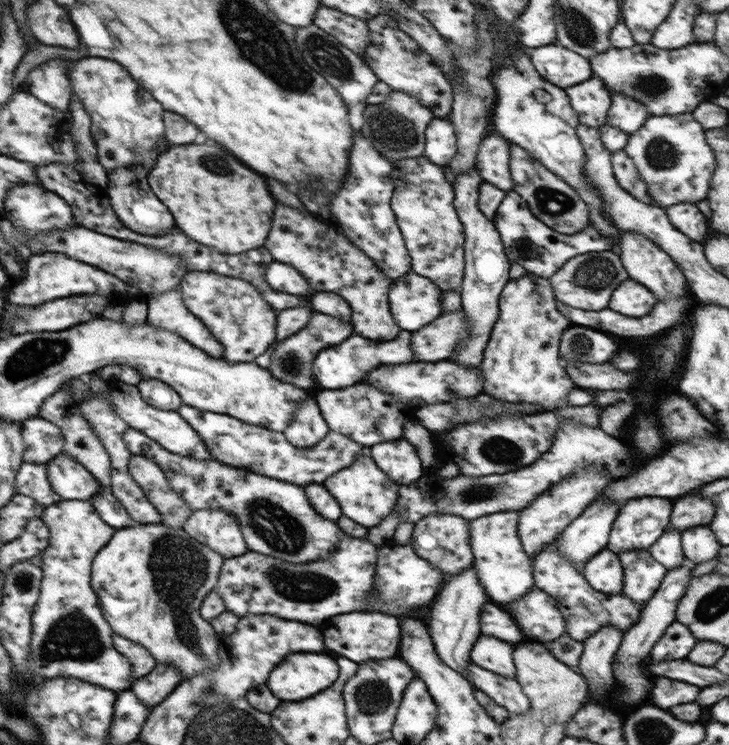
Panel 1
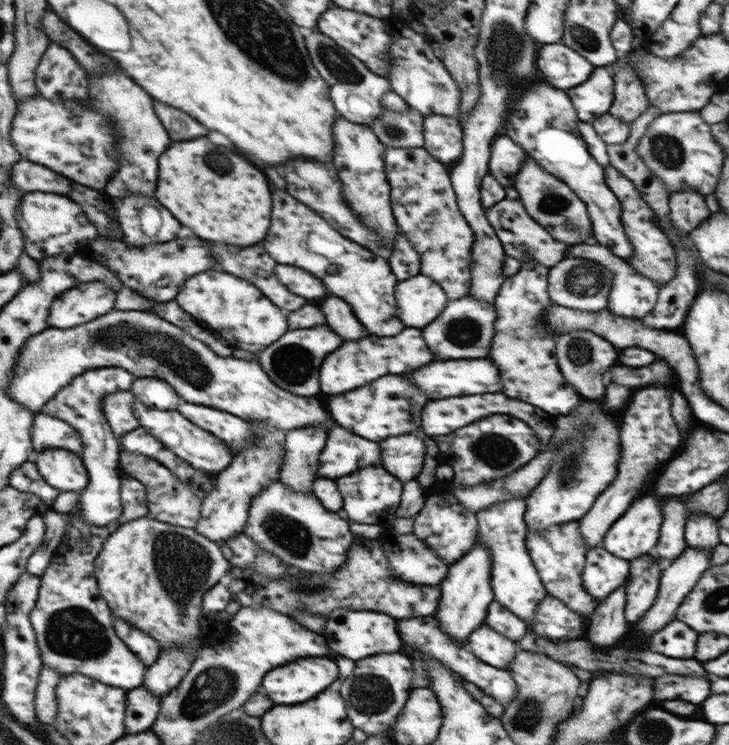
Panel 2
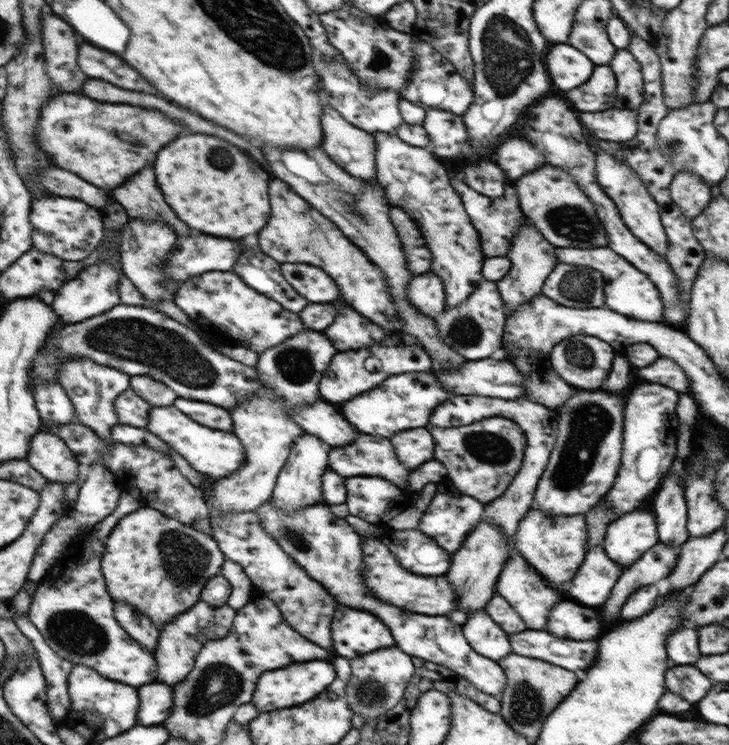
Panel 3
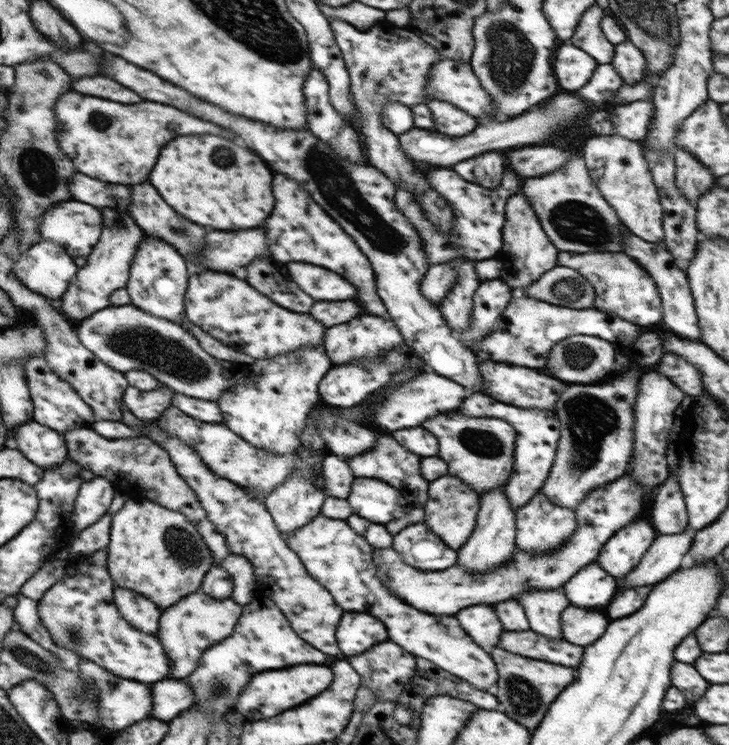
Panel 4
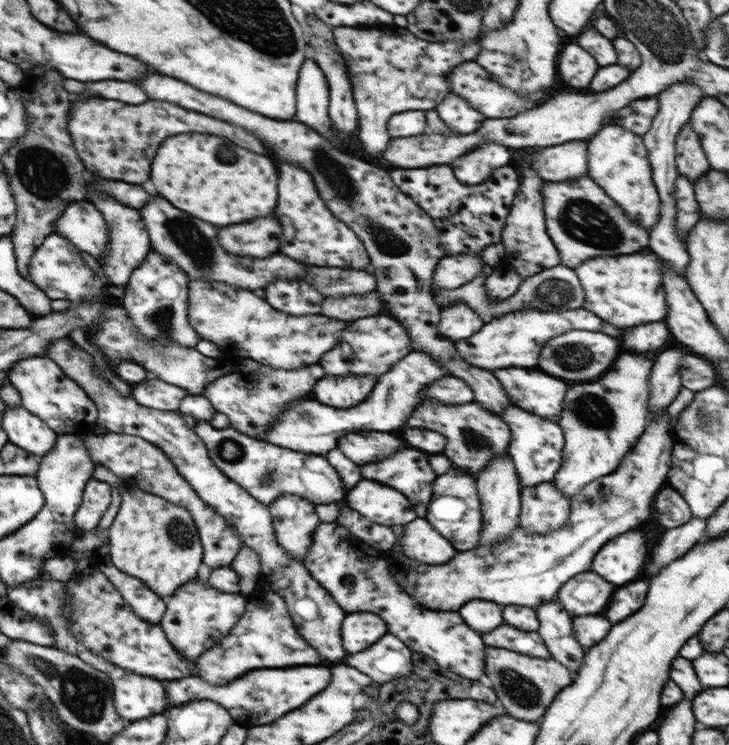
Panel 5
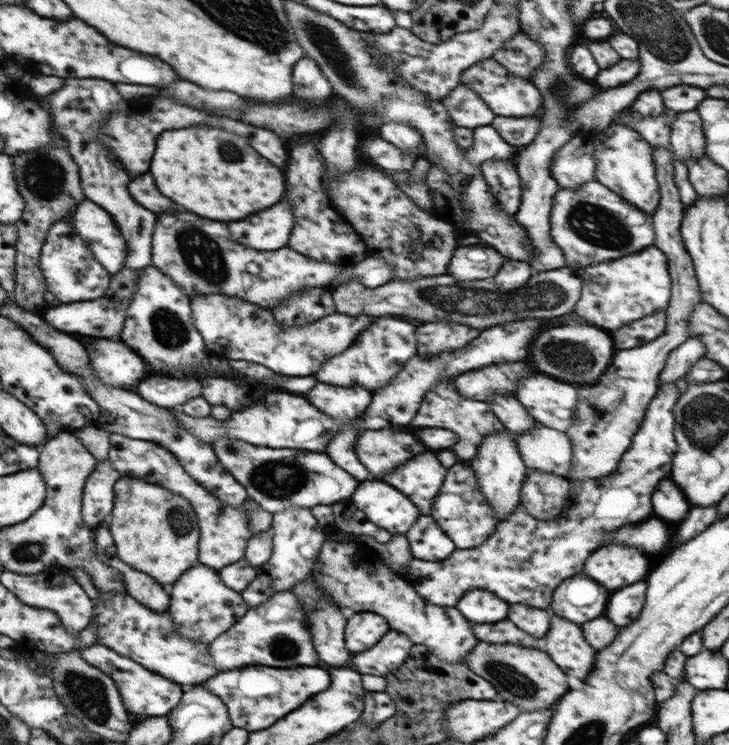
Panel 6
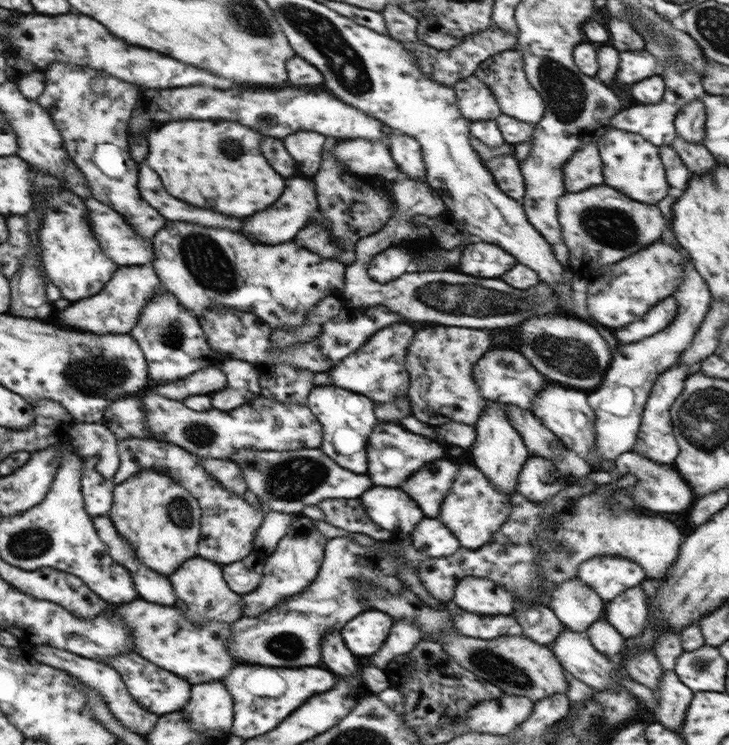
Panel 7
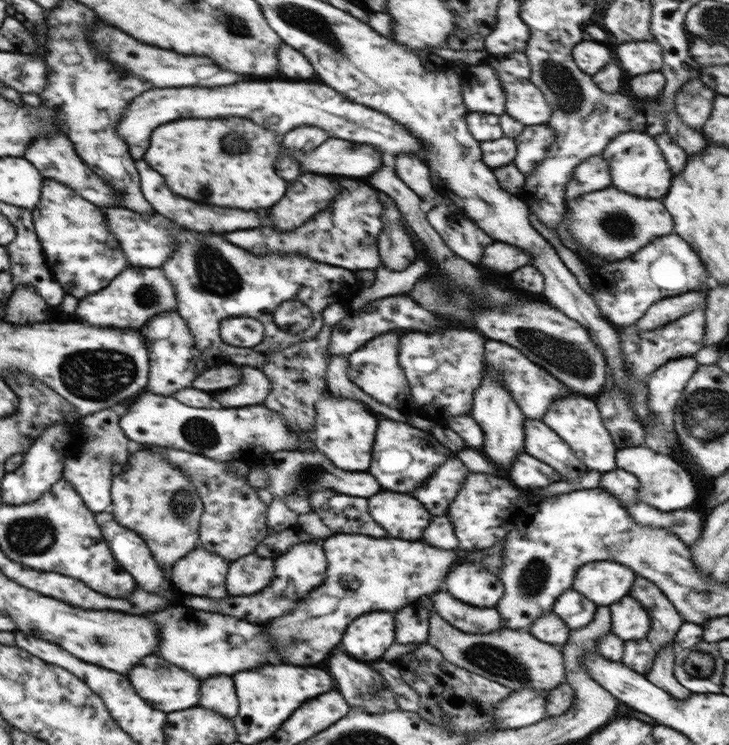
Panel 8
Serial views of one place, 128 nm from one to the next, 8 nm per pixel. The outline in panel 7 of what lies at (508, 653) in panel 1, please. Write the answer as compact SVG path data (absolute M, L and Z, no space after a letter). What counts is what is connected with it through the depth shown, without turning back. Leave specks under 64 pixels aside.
M474 576L460 579L454 587L454 605L483 615L512 614L515 595L492 580Z

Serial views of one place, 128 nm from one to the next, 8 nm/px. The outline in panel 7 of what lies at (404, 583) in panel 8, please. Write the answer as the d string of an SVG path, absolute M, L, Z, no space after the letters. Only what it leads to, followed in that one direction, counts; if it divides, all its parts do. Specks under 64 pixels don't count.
M350 537L327 539L322 566L314 582L302 592L286 598L286 604L277 604L256 618L240 617L234 626L230 626L230 638L226 640L226 649L238 657L240 662L280 666L280 668L300 668L316 666L322 660L322 638L332 630L342 630L344 624L364 610L372 609L372 603L360 596L358 583L372 584L374 588L384 590L388 596L402 592L402 579L396 577L402 562L412 566L416 572L420 568L420 550L412 544L400 544L396 547L402 552L402 559L394 559L394 547L365 547Z

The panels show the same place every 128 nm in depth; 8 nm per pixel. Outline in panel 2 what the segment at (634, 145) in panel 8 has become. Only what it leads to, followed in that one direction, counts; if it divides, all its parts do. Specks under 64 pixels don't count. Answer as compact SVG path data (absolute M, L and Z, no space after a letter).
M608 165L603 168L606 184L620 200L622 206L621 222L625 234L634 246L634 257L627 260L634 269L638 269L642 275L650 278L660 287L668 284L676 275L675 251L665 232L661 230L658 221L650 205L642 199L642 193L636 189L636 185L622 175L618 169Z

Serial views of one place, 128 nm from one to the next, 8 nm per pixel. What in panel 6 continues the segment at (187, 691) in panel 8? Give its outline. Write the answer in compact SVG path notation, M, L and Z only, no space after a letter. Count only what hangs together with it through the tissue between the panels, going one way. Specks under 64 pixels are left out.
M93 644L81 650L81 657L104 672L115 682L119 690L120 698L132 718L167 716L182 701L185 686L170 682L160 674L150 672L148 668L142 668L142 664L134 659L120 655L120 653L106 647L106 645Z

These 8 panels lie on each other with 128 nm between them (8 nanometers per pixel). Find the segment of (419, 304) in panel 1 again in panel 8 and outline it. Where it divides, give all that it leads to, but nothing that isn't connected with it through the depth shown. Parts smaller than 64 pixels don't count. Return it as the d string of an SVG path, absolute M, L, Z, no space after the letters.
M495 242L485 249L484 257L476 263L476 266L481 270L489 270L496 274L508 276L516 268L526 266L530 262L533 262L533 257L529 252L504 242Z

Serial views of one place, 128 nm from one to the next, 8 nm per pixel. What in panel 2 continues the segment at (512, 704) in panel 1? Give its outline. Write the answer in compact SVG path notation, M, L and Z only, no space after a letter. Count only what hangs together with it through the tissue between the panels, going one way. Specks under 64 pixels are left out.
M404 618L404 620L396 620L396 624L398 624L398 634L406 646L442 662L444 666L454 670L465 681L476 685L482 692L500 702L504 707L509 706L510 700L513 700L514 695L518 694L518 686L510 678L507 669L496 668L482 662L474 653L466 650L468 648L466 644L462 645L456 639L448 638L448 634L440 630L440 624L436 618Z

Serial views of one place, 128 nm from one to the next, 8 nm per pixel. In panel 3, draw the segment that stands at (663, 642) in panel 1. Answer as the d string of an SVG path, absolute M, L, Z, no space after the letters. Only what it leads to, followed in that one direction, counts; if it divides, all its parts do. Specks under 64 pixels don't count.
M680 626L666 638L666 650L676 664L694 664L700 658L698 636L690 628Z

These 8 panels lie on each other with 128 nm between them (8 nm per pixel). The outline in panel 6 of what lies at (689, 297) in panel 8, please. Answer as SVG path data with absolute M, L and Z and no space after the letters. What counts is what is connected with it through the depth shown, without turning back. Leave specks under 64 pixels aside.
M666 309L624 325L612 332L614 346L618 348L636 348L657 339L666 330Z

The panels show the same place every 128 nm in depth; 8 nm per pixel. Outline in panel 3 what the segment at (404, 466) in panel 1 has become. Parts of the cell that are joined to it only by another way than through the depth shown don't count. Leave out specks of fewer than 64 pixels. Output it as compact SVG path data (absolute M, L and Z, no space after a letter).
M426 427L412 428L392 436L390 440L398 452L398 458L408 466L416 468L434 456L434 439Z

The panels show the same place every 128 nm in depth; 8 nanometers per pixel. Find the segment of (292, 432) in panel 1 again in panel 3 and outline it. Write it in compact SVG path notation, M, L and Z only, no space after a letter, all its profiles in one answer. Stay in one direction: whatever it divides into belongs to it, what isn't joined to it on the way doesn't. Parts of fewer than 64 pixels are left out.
M306 432L302 436L298 436L296 442L292 444L288 460L279 472L274 492L269 499L274 508L280 510L284 516L294 514L300 508L323 504L321 480L326 469L328 469L328 454L332 450L330 446L320 440L318 436Z

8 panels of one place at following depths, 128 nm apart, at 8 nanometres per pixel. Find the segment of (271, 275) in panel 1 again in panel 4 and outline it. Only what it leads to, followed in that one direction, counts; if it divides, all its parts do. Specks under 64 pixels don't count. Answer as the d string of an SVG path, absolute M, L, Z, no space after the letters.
M288 264L288 270L292 280L298 282L306 295L310 294L314 300L348 300L358 295L354 284L326 268L314 264Z

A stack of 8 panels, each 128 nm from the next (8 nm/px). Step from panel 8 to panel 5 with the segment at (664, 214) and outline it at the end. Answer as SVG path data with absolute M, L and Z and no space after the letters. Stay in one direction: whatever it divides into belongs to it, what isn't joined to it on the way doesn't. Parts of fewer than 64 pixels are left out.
M588 175L568 182L544 182L542 186L547 234L558 250L561 264L576 268L598 256L638 254L649 247L649 230L634 223L626 211Z

